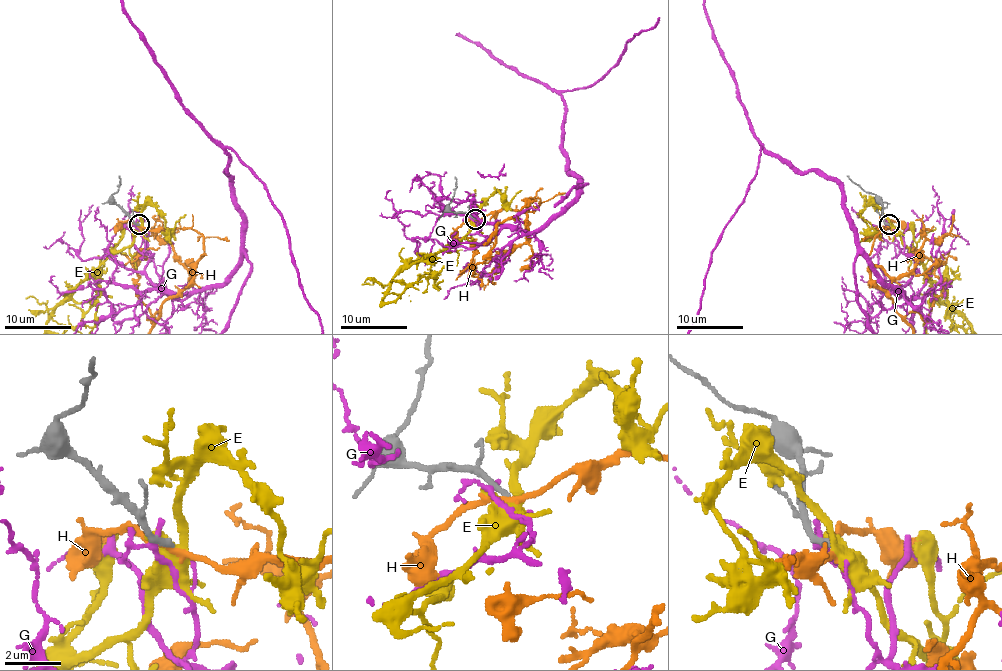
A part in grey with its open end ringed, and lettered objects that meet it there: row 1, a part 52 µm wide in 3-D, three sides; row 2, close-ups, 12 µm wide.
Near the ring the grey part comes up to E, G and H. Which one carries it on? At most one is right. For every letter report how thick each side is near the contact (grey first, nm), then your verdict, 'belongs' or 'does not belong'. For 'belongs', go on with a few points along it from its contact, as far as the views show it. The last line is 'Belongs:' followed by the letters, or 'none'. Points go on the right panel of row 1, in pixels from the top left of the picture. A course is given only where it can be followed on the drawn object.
E: 240/400 nm | does not belong
G: 280/170 nm | does not belong
H: 220/200 nm | does not belong
Belongs: none

